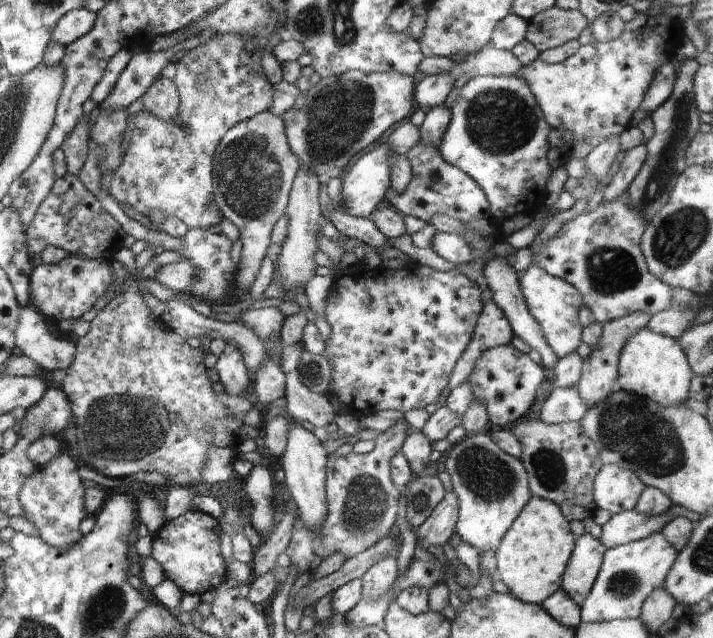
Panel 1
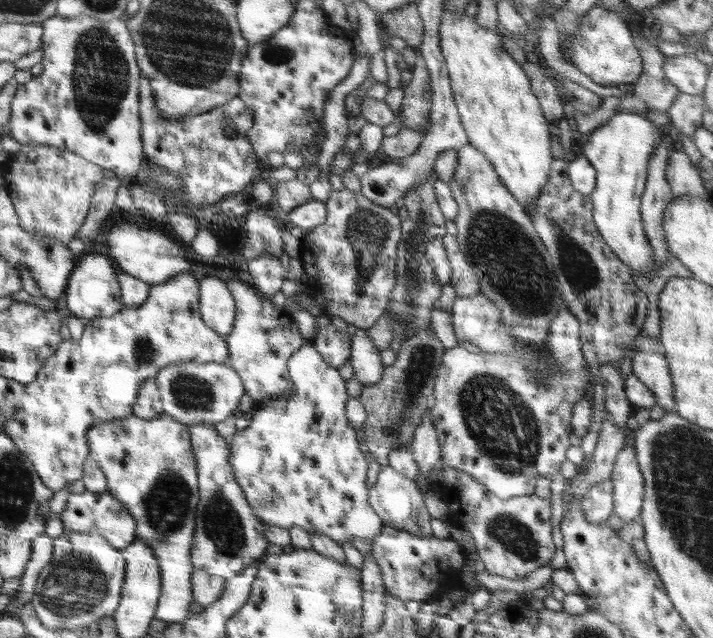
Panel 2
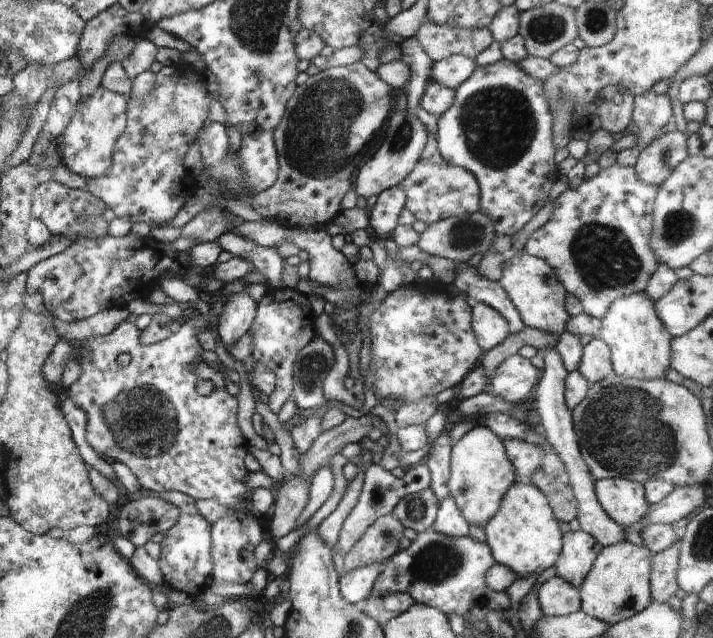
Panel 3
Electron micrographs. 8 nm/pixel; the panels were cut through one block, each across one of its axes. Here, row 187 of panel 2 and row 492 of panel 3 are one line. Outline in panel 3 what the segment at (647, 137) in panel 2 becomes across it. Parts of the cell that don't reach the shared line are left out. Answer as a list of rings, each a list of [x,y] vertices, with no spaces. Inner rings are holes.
[[[623,478],[595,480],[594,494],[604,512],[623,529],[638,524],[649,507],[643,484]]]

